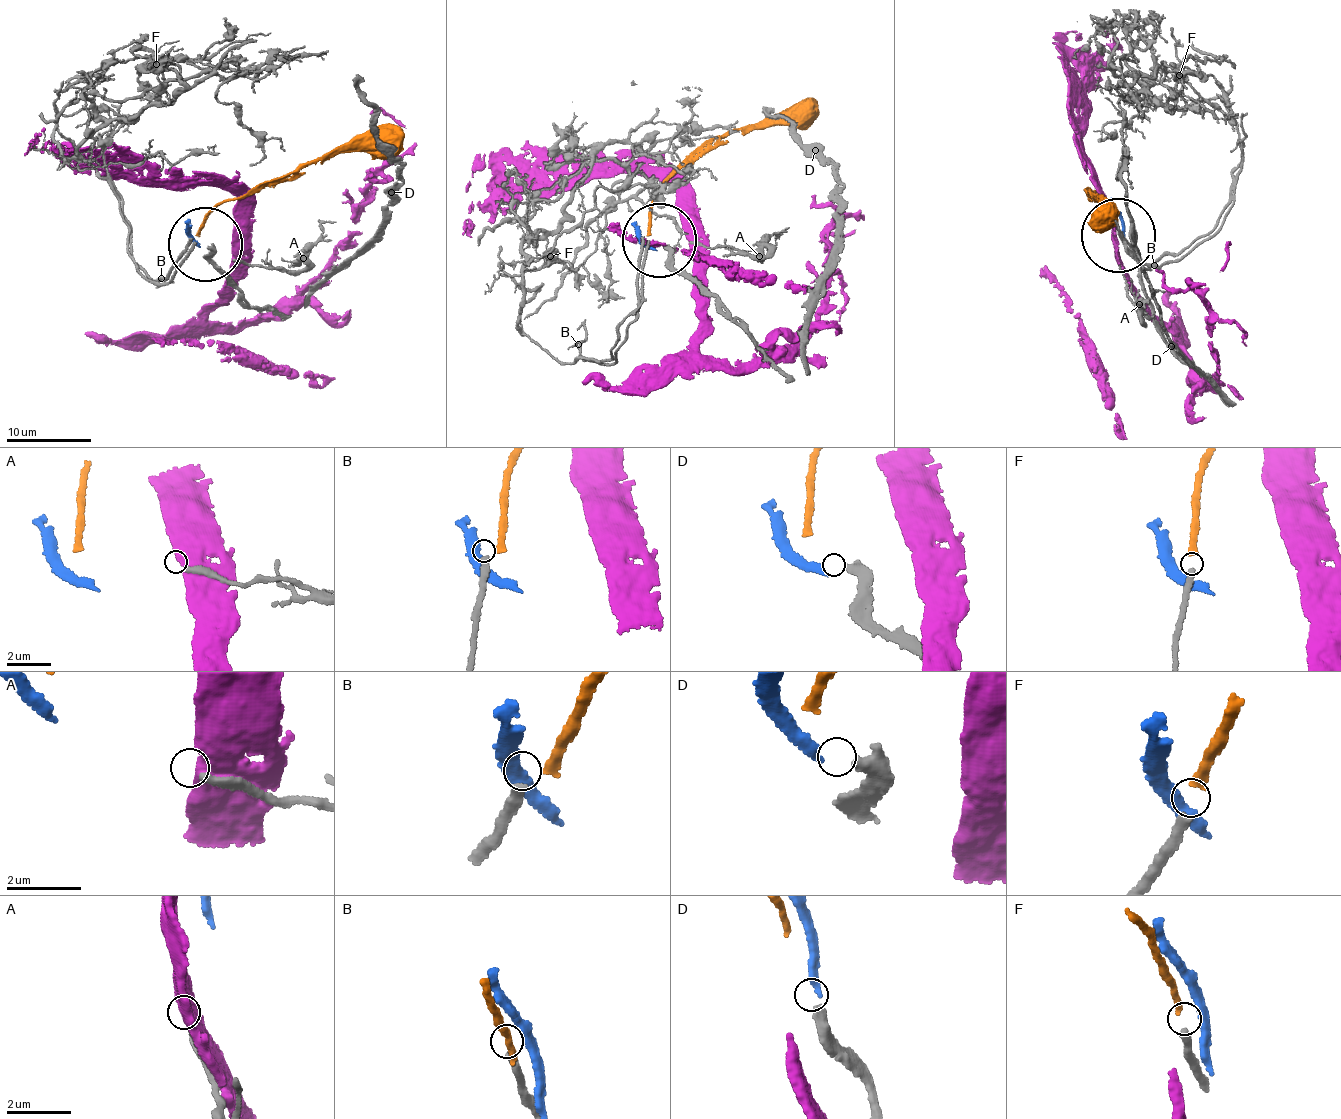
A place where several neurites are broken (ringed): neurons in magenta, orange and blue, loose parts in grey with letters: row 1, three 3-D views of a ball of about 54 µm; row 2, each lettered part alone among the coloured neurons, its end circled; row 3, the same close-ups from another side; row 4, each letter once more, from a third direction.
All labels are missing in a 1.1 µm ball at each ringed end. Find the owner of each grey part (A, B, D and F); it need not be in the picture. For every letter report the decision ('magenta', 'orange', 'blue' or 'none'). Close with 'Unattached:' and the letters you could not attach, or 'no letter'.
A: none
B: none
D: blue
F: orange
Unattached: A, B

